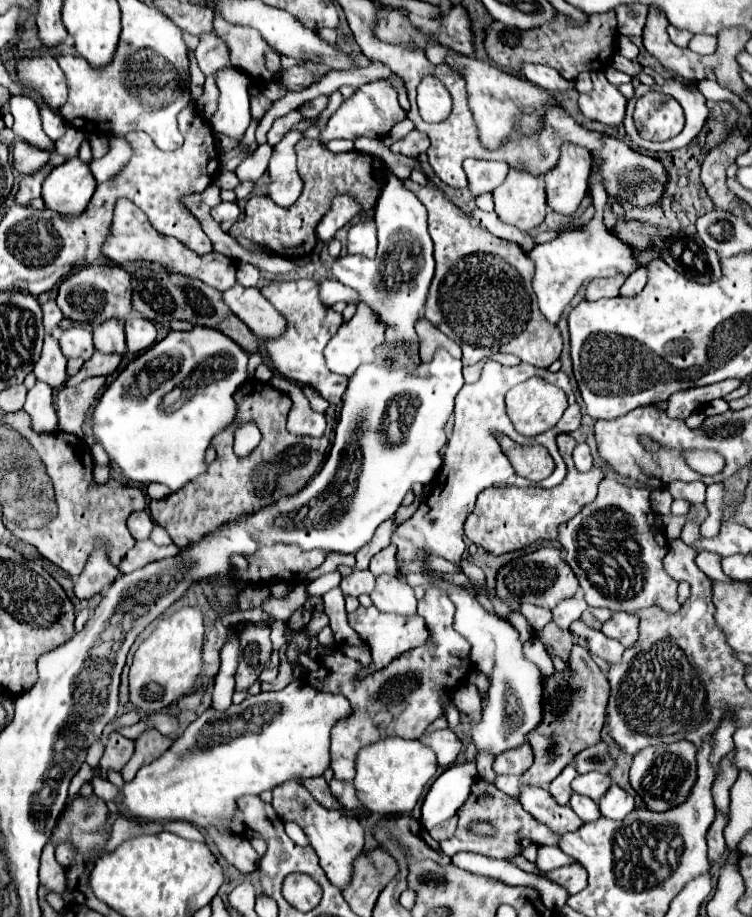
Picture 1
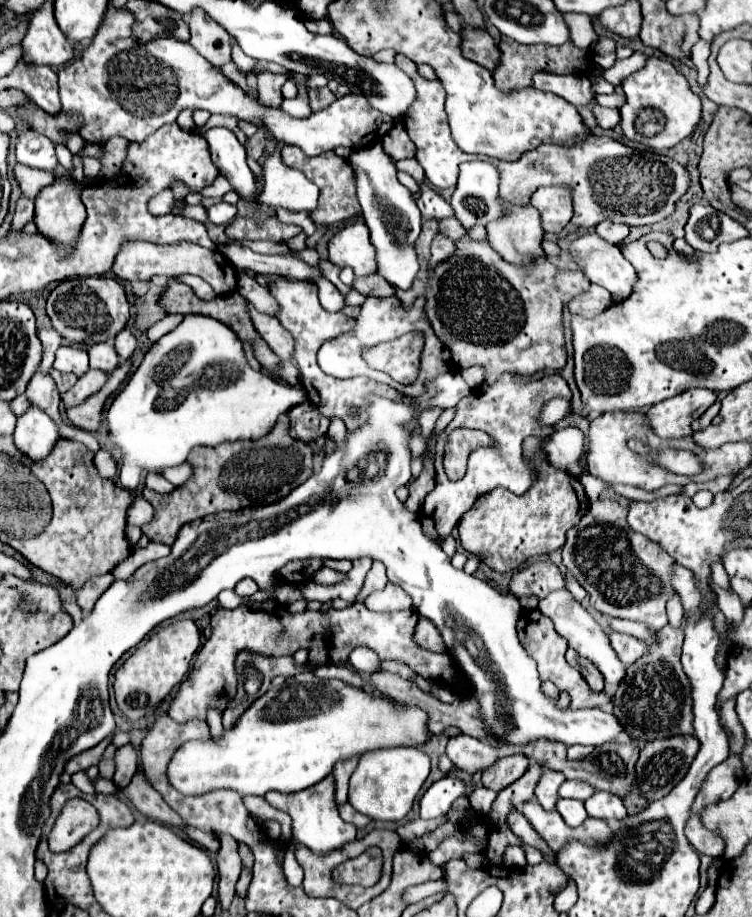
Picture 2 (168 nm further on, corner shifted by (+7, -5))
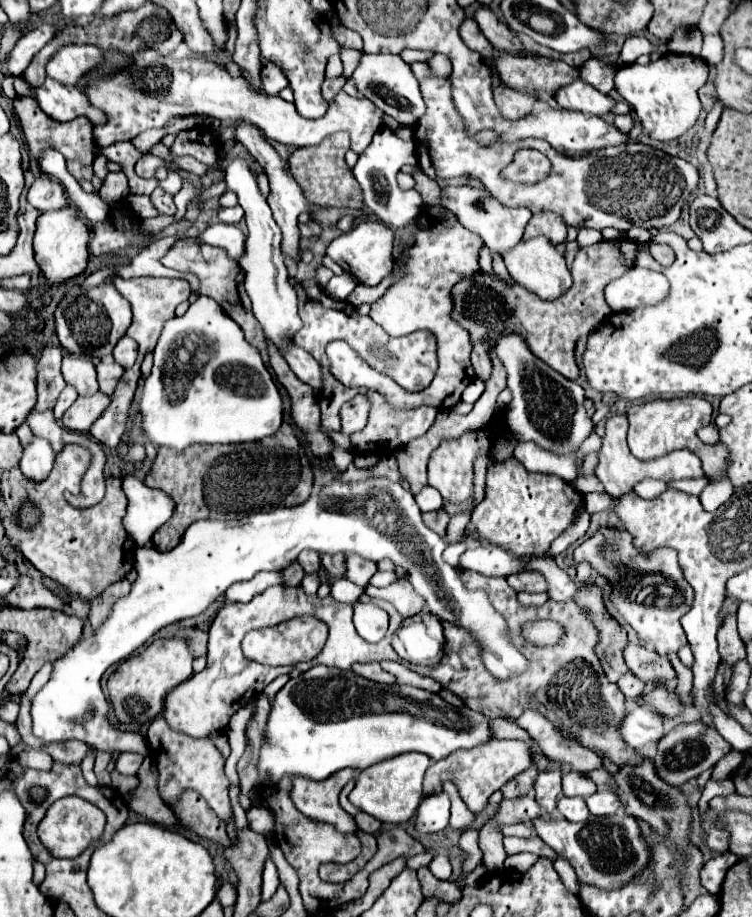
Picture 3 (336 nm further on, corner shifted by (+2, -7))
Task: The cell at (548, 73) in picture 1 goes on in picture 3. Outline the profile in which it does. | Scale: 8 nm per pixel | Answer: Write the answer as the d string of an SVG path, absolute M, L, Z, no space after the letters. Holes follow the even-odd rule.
M576 79L574 83L560 87L554 93L554 99L564 109L578 109L586 115L598 115L598 117L606 115L614 105L614 99L610 95L600 93L582 79Z

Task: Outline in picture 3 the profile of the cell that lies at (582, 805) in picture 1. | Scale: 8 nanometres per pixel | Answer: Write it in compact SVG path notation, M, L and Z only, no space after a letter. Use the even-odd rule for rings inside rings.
M562 797L558 801L558 811L564 815L564 819L572 823L584 823L590 817L582 797Z

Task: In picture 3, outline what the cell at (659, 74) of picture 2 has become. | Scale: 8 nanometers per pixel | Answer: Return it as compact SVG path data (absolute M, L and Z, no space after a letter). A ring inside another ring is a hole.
M666 53L658 61L648 65L624 65L616 71L614 83L616 91L630 103L636 111L644 133L656 141L670 143L680 139L700 117L702 105L698 99L698 89L708 79L708 63L700 57Z

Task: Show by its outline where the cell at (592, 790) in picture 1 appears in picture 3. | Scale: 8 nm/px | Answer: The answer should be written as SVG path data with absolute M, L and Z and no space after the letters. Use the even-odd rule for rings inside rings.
M570 771L562 777L562 791L564 791L566 797L588 797L594 791L598 791L598 787L584 773Z

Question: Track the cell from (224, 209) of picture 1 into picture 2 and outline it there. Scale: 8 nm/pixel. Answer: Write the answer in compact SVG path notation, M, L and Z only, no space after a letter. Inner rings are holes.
M219 203L219 205L213 205L209 211L209 221L217 223L217 225L227 225L235 219L237 215L237 207L235 205L229 205L229 203Z

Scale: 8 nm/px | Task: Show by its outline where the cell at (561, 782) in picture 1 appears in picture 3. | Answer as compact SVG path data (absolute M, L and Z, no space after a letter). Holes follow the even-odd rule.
M552 769L552 771L538 773L538 779L534 783L534 791L536 791L538 805L546 813L552 813L556 809L558 797L562 795L562 771Z

